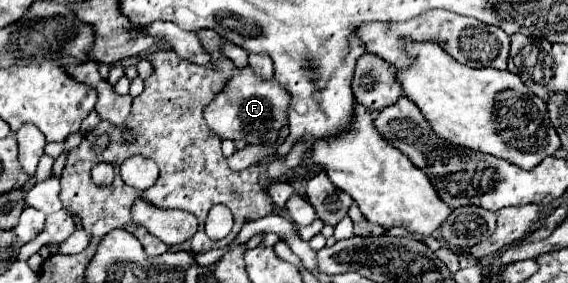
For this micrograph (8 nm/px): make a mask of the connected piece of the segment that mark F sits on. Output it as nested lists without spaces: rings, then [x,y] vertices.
[[[247,65],[247,67],[235,67],[235,73],[229,79],[229,83],[205,107],[205,121],[221,139],[231,139],[231,141],[245,139],[247,143],[271,145],[277,141],[277,135],[283,123],[287,121],[287,109],[289,109],[289,95],[283,93],[275,77],[271,81],[261,79]]]

